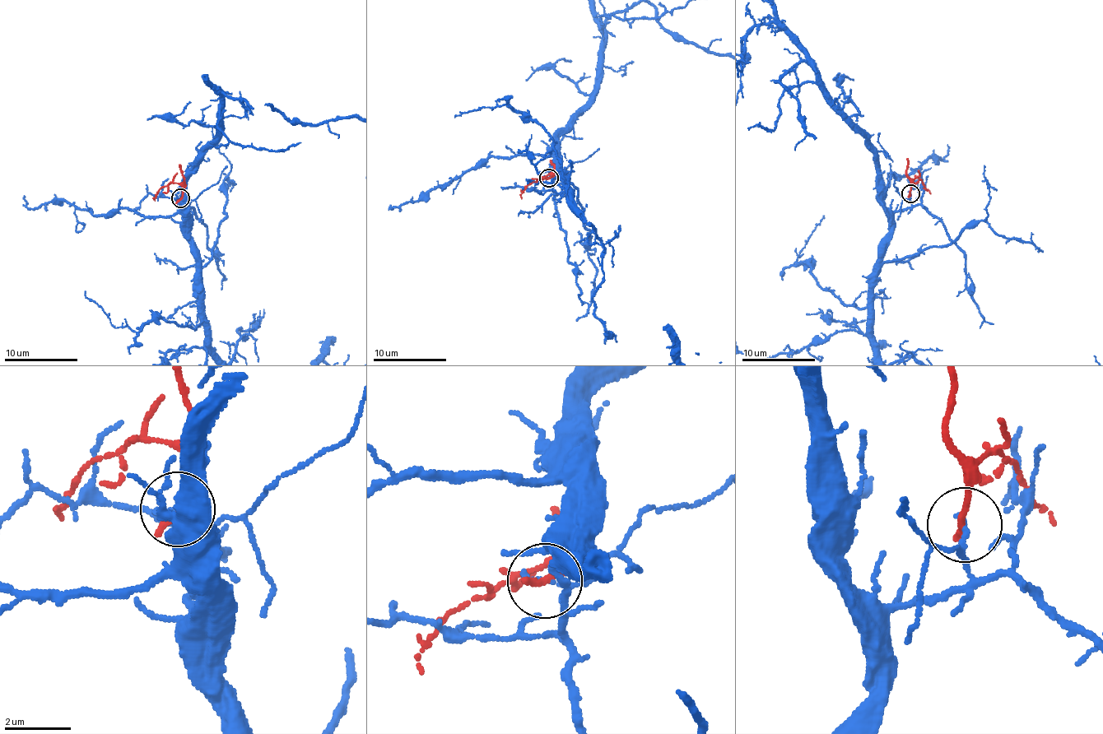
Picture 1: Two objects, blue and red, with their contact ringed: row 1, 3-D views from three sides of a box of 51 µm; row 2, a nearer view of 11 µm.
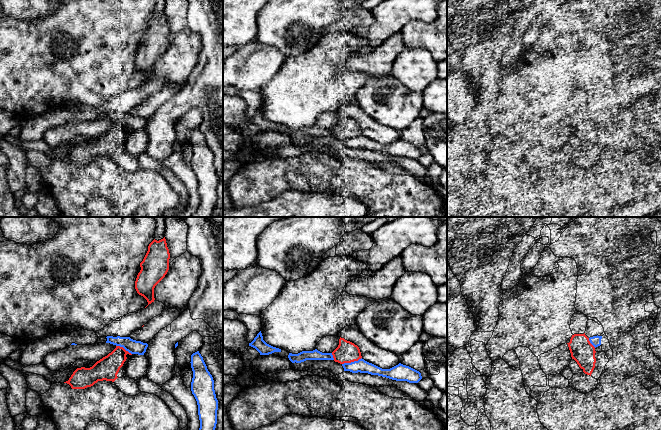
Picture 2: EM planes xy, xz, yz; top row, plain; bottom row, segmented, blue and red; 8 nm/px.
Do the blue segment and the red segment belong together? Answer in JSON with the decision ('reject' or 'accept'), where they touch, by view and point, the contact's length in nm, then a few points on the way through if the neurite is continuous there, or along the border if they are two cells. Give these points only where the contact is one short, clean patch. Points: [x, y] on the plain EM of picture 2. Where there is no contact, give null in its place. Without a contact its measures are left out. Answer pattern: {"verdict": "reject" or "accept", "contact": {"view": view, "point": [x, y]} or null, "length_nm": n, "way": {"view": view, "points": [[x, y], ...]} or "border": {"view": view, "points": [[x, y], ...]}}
{"verdict": "reject", "contact": {"view": "xz", "point": [351, 138]}, "length_nm": 170}

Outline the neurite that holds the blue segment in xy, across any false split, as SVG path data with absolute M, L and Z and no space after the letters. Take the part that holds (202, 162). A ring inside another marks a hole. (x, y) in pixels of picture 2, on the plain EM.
M199 127L191 131L191 167L198 181L200 204L191 217L211 217L217 200L218 176L214 156Z

